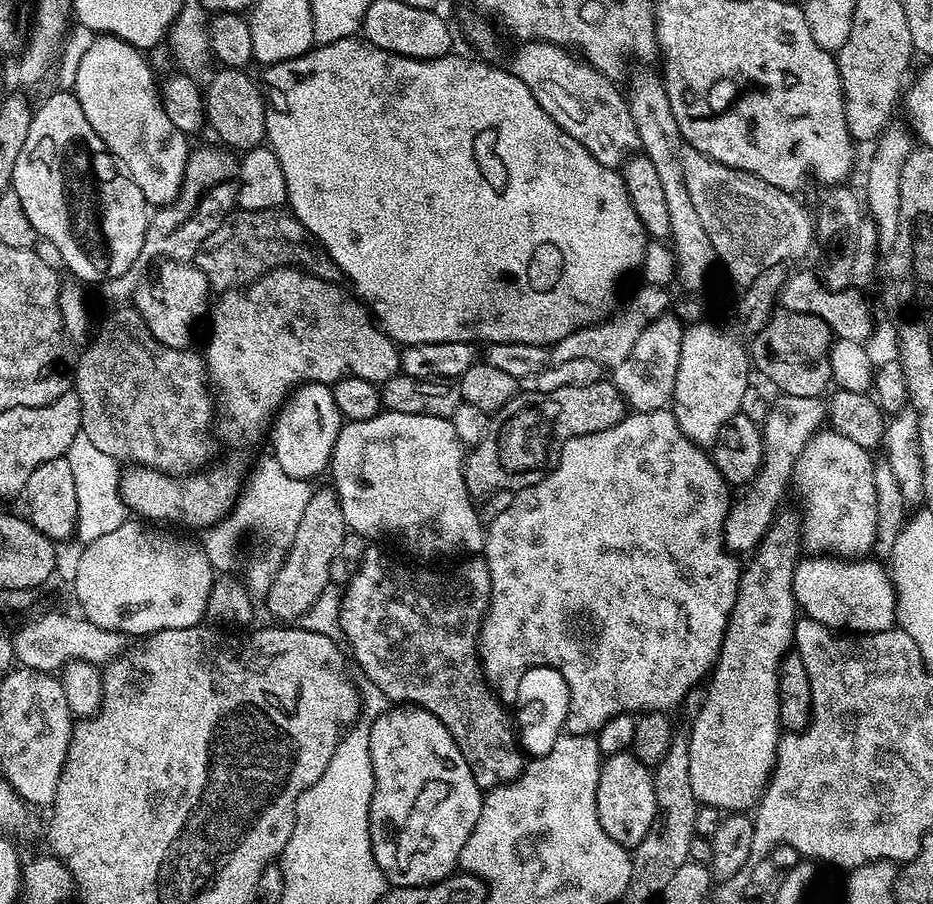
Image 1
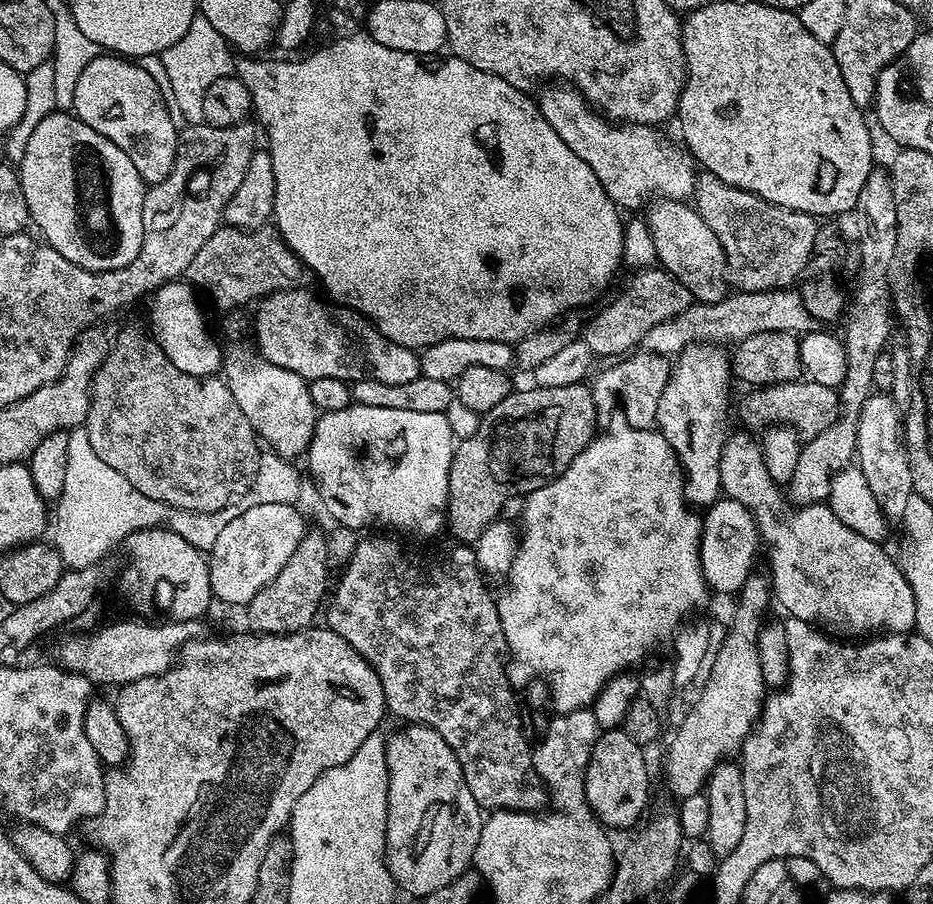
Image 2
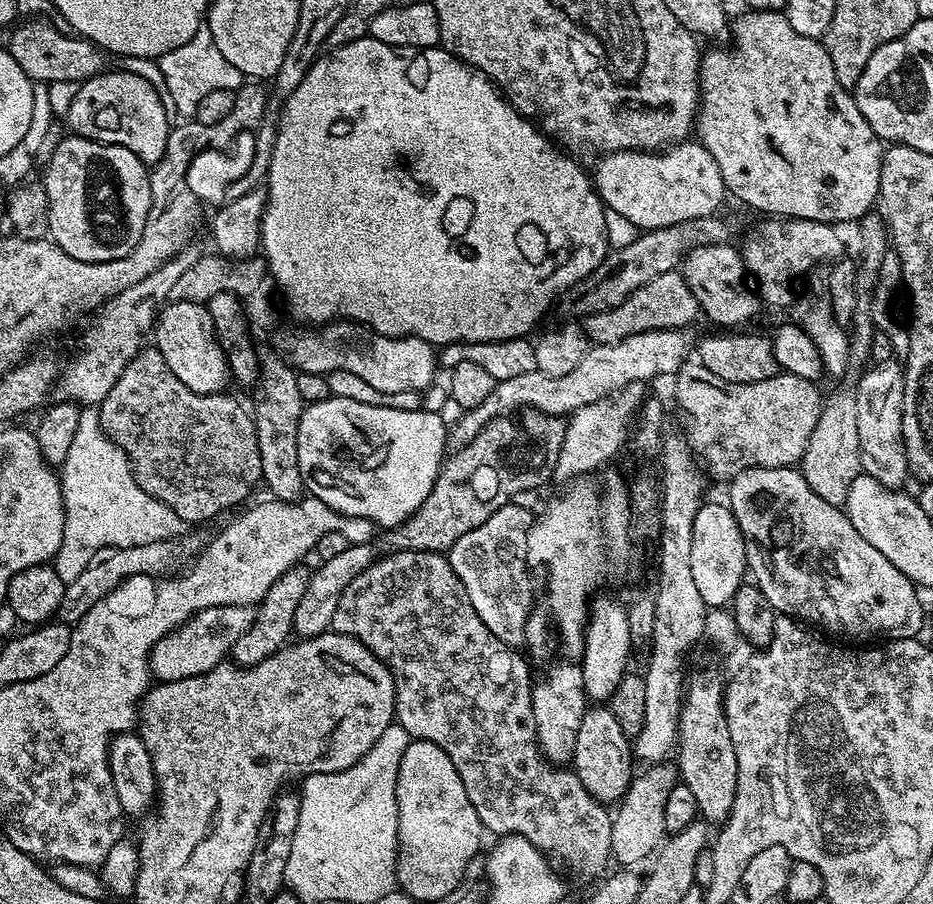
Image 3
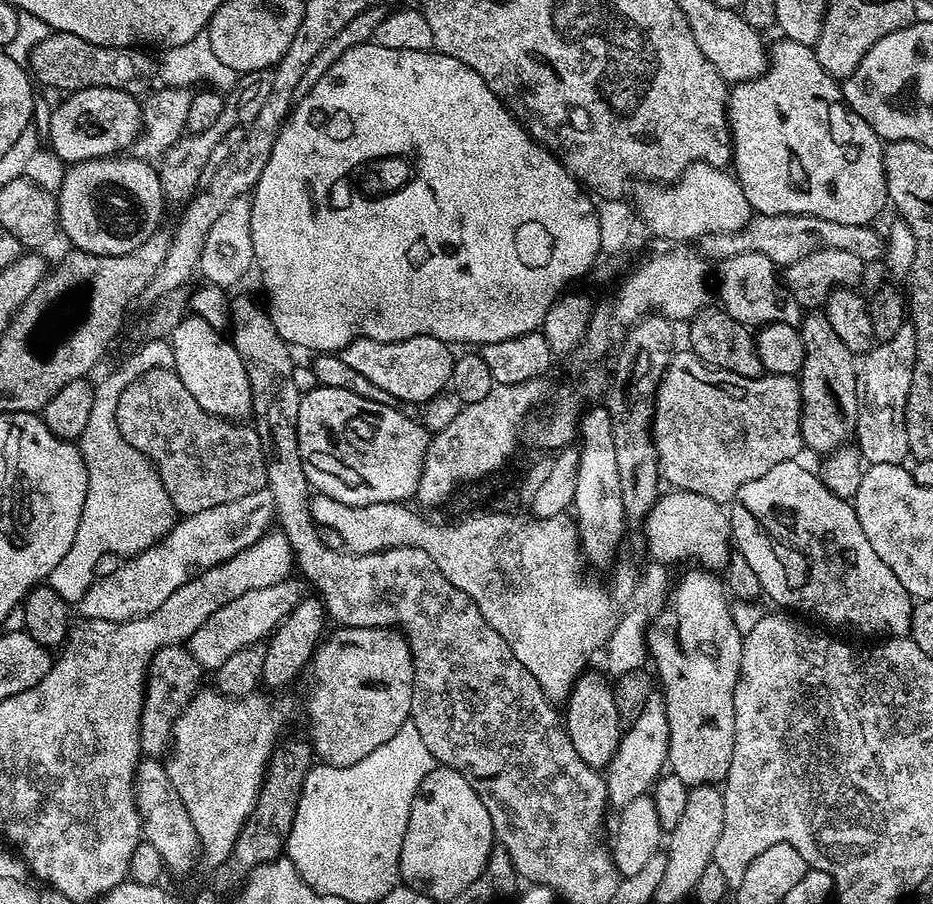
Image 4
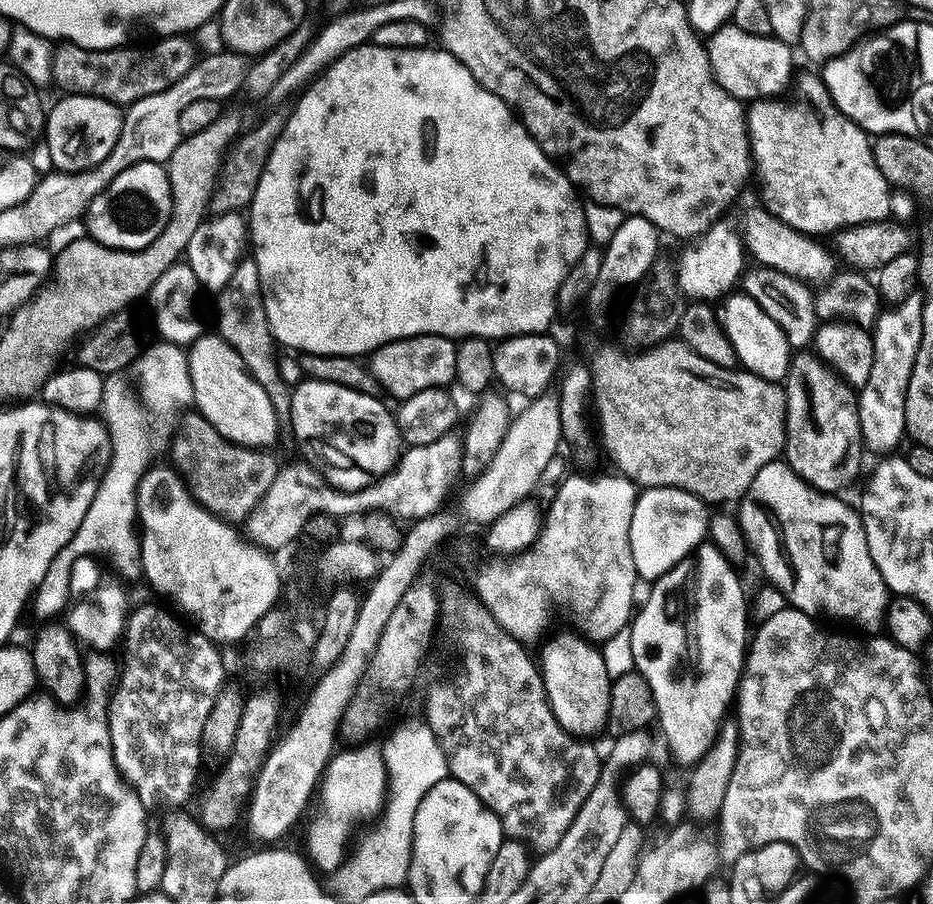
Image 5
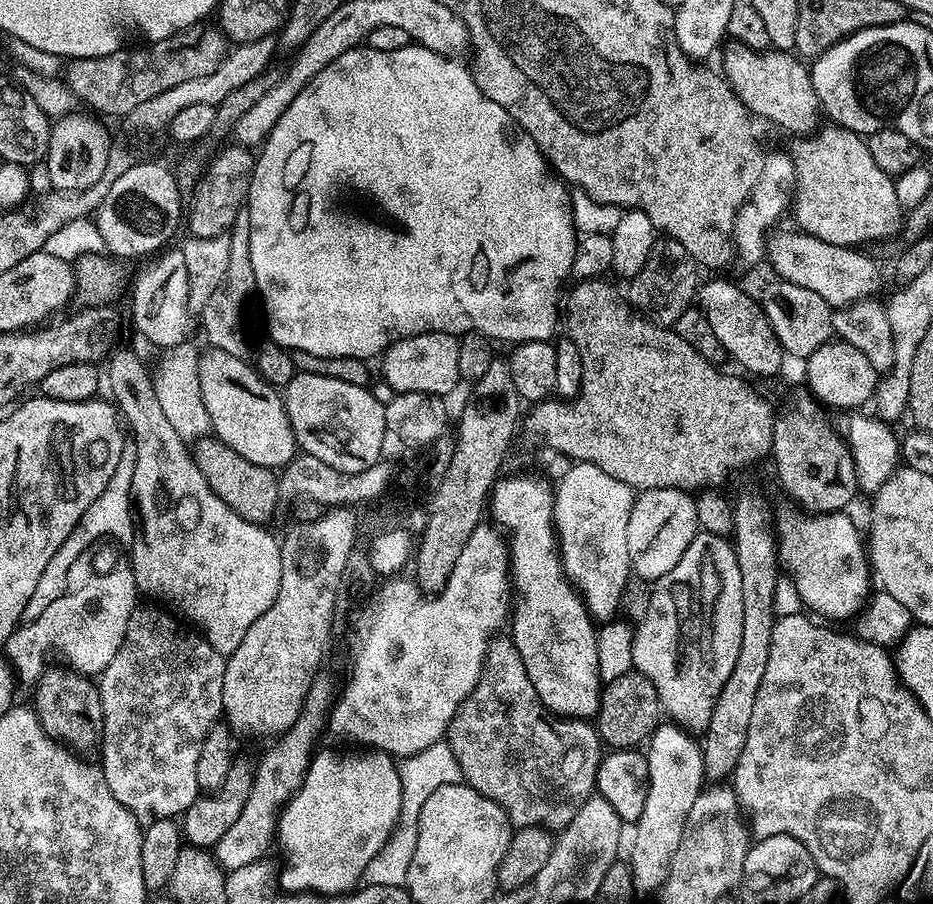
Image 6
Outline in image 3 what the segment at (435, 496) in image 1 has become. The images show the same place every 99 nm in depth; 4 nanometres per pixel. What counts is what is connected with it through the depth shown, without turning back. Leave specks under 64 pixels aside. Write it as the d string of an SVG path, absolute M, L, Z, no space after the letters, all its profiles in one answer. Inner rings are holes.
M329 395L325 400L319 400L307 405L301 414L298 422L298 468L301 471L303 487L311 495L316 496L322 502L326 502L326 506L338 510L343 516L366 518L371 524L379 526L381 529L396 528L404 520L412 517L422 504L426 502L426 498L438 478L440 468L444 465L446 459L444 444L446 448L449 440L449 425L447 423L444 425L443 418L436 412L427 412L427 410L394 410L386 406L366 406L366 402L354 402L351 398L338 398L337 396Z

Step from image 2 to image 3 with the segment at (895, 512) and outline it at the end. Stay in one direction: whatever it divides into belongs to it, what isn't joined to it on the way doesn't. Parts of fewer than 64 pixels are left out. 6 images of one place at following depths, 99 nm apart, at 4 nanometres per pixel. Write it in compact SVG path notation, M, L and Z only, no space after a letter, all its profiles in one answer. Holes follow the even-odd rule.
M884 362L877 368L871 368L863 373L865 376L861 378L860 386L856 386L854 390L858 402L860 467L863 475L882 482L887 488L898 490L904 486L903 483L910 476L908 455L902 438L905 394L903 367L899 363Z

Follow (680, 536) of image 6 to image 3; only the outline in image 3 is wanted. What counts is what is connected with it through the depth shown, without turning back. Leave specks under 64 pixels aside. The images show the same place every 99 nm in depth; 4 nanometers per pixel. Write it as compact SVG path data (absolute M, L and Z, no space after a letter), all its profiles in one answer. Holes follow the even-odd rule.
M722 502L704 503L694 518L690 566L696 587L708 607L725 607L733 601L745 581L747 562L745 538L732 509Z

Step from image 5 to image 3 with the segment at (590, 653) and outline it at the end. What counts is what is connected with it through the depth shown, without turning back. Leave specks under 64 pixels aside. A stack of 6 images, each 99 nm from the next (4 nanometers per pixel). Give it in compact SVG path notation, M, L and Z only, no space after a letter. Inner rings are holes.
M589 707L582 718L582 726L578 728L576 753L572 755L570 764L582 786L586 786L601 804L612 806L624 799L634 775L634 744L626 734L622 734L622 726L618 726L618 718L614 718L611 707Z

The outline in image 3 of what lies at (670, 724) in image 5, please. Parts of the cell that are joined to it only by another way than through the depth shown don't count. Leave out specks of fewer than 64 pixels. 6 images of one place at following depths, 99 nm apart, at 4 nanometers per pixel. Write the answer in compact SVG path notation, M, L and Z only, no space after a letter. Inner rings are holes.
M702 670L687 679L679 716L676 768L681 781L694 794L697 811L705 823L718 826L732 812L737 793L738 764L724 712L724 680L712 670Z

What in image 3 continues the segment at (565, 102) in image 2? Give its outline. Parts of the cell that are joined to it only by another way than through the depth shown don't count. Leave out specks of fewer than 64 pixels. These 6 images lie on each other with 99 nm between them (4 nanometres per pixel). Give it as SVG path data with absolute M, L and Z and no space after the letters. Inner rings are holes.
M681 142L663 150L637 150L635 152L609 152L601 155L594 172L594 187L605 209L622 214L639 230L665 228L681 224L694 218L702 218L719 213L720 203L726 197L722 170L718 170L718 162L710 158L710 154L699 142Z

